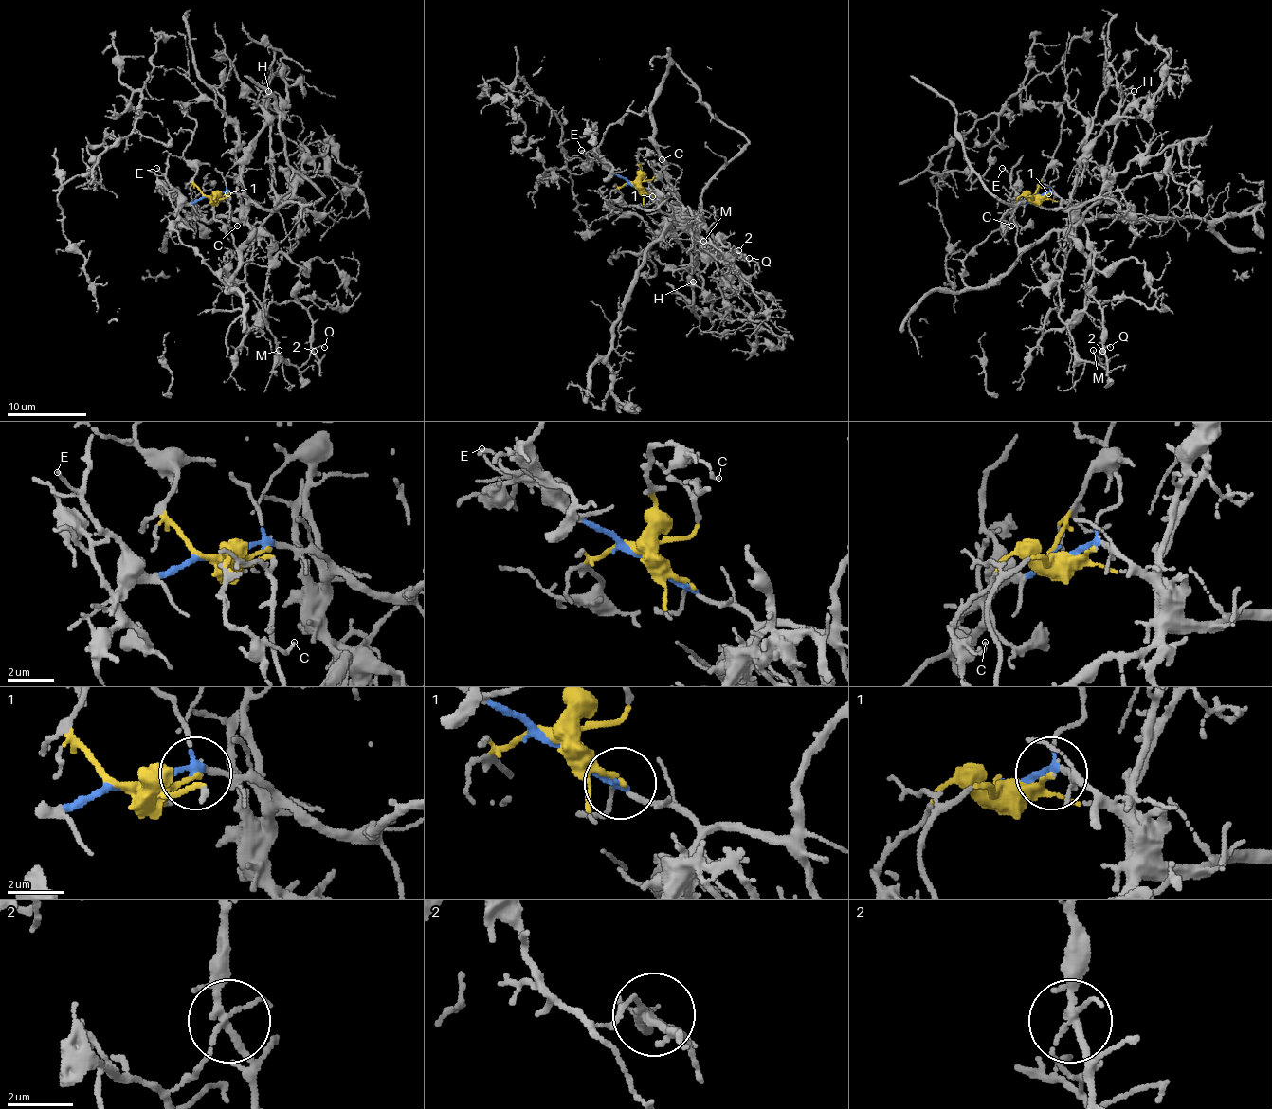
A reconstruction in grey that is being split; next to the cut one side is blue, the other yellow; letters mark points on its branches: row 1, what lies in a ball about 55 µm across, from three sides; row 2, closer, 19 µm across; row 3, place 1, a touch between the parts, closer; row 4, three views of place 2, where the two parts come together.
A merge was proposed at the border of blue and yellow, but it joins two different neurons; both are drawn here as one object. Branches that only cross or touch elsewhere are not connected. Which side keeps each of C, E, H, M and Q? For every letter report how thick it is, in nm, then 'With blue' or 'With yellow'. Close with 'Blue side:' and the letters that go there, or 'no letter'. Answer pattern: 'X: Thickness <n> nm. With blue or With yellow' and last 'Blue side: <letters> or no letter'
C: Thickness 70 nm. With yellow
E: Thickness 110 nm. With blue
H: Thickness 120 nm. With blue
M: Thickness 110 nm. With yellow
Q: Thickness 100 nm. With yellow
Blue side: E, H

